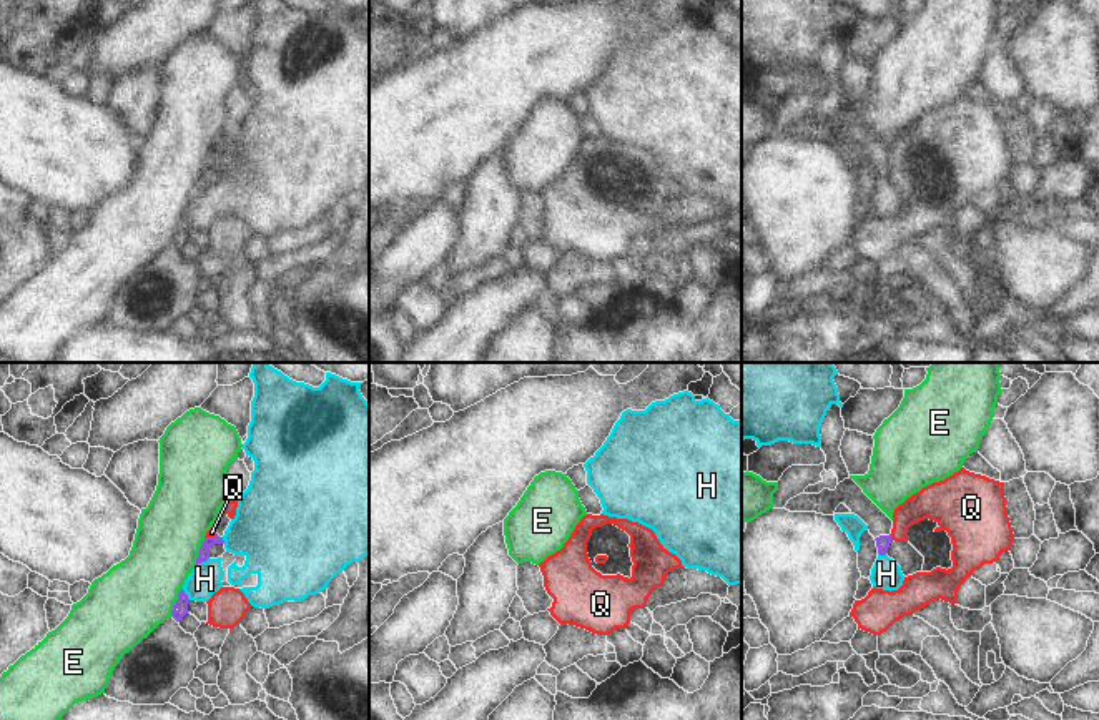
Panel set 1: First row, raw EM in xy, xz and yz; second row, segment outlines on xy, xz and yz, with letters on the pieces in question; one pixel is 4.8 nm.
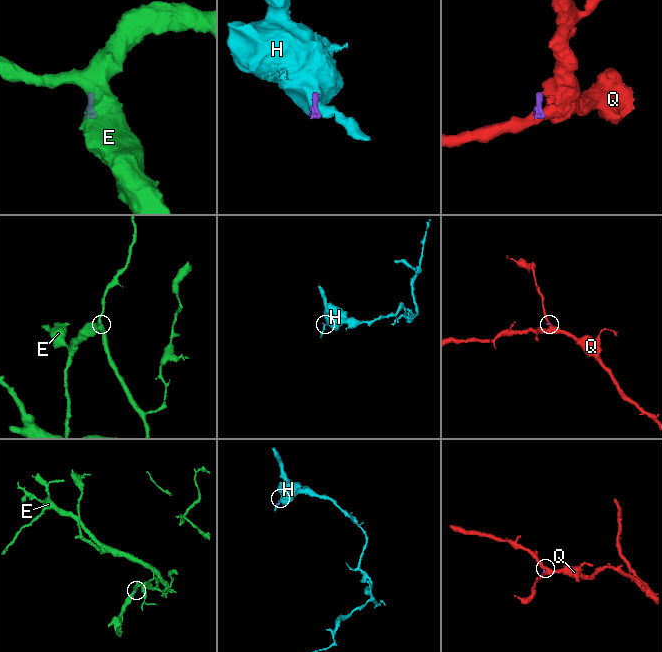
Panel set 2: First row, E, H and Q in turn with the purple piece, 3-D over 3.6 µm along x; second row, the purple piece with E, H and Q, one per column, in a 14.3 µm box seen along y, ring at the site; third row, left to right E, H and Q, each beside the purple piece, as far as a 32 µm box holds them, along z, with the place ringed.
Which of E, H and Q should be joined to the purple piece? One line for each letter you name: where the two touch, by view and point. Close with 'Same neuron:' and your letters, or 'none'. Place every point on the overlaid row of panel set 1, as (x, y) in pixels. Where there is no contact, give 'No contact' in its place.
Same neuron: none

